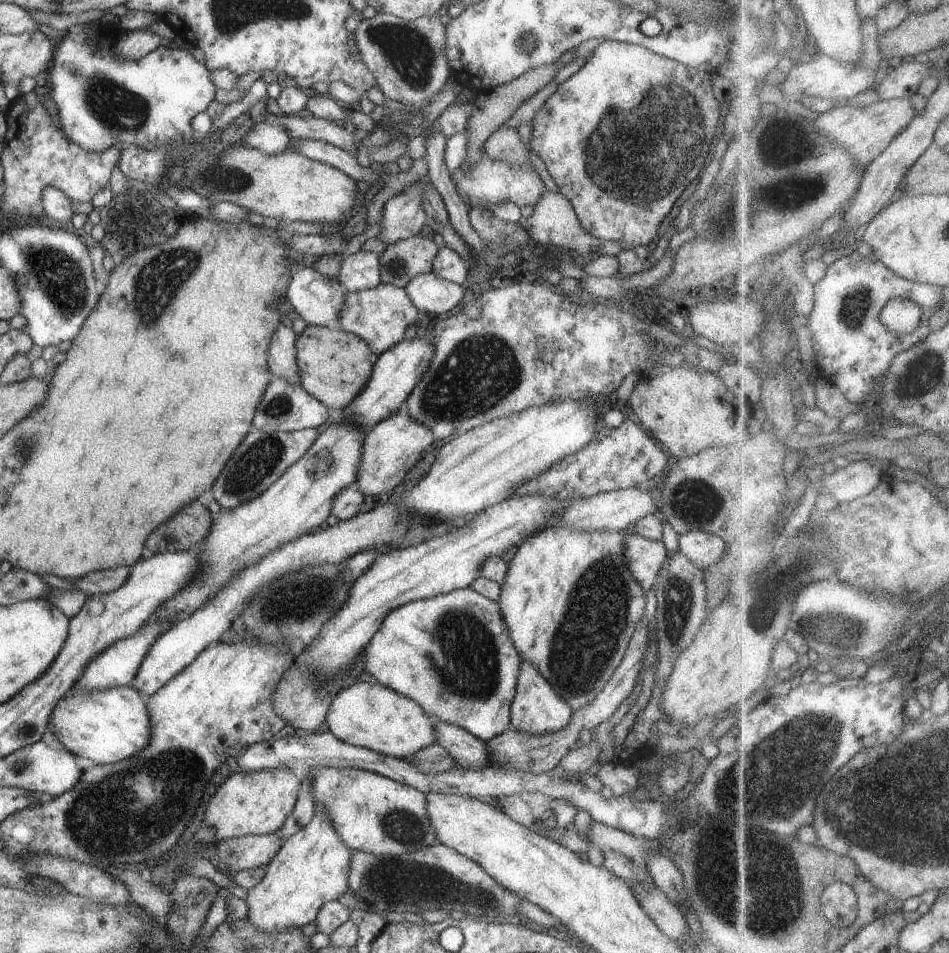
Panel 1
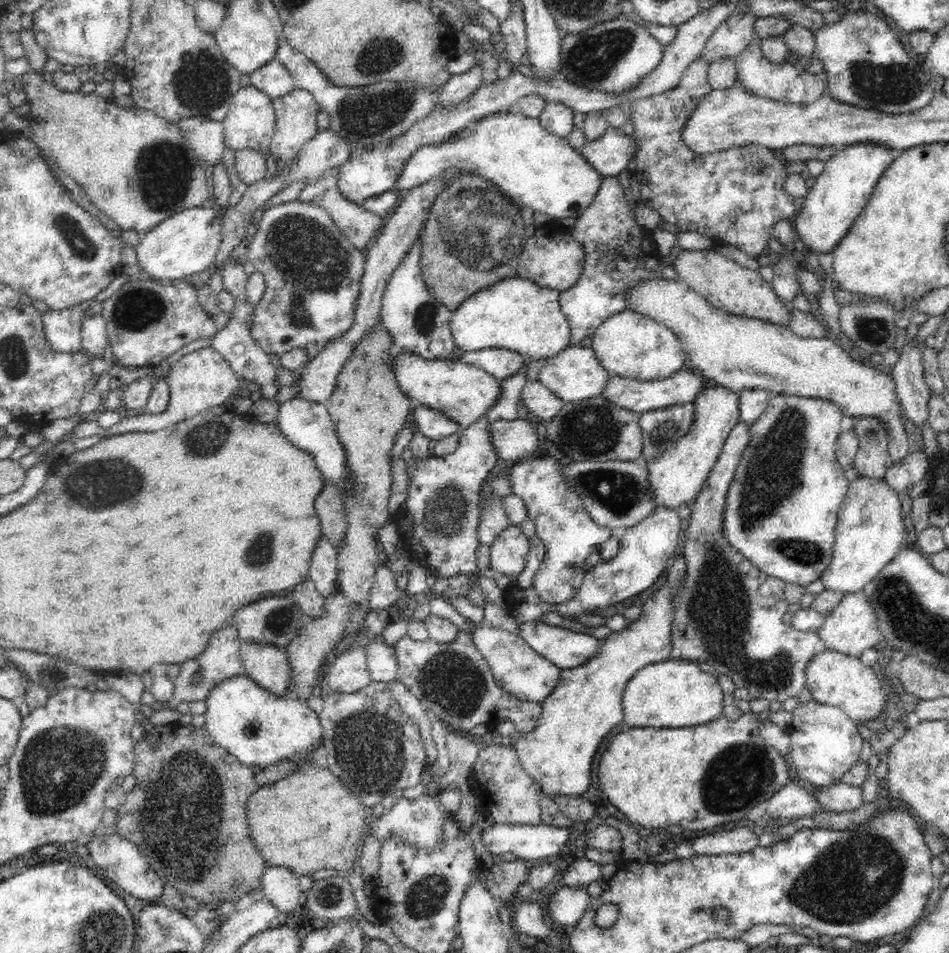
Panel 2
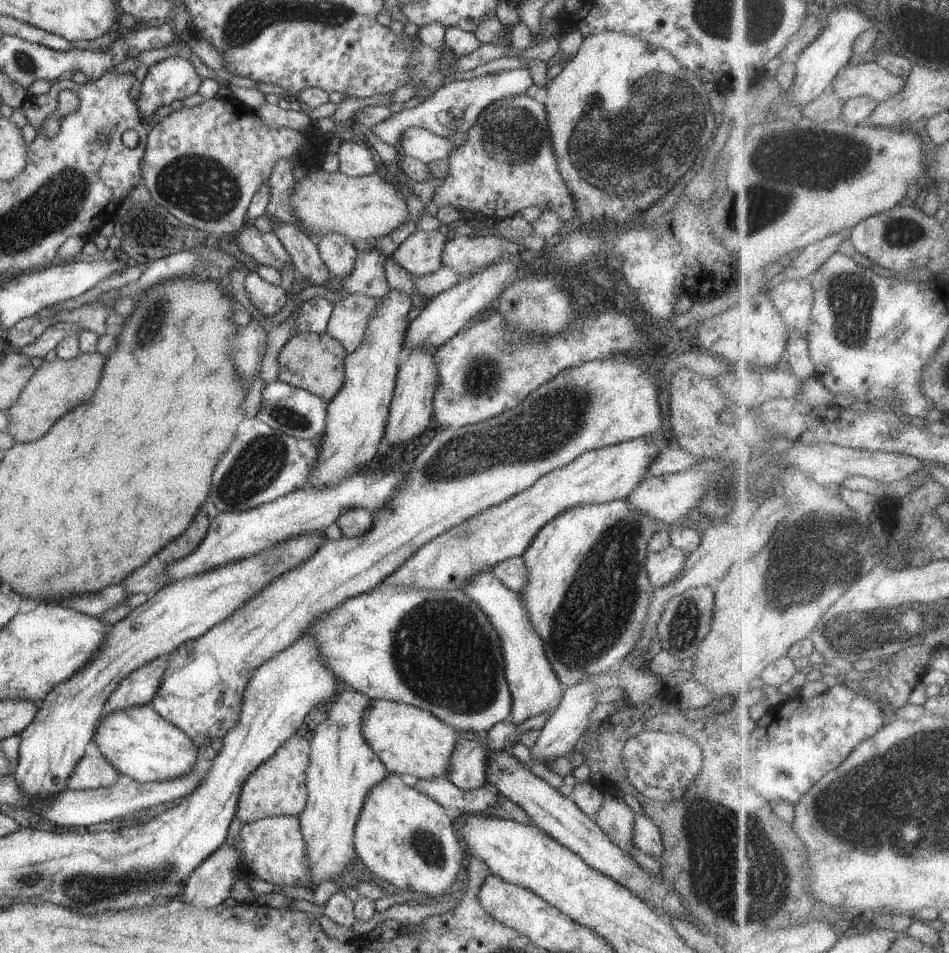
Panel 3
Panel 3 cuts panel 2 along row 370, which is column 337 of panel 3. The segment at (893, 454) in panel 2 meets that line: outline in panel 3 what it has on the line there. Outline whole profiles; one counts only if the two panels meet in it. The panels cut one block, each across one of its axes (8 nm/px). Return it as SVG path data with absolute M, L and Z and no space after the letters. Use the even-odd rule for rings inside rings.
M342 687L332 701L332 710L309 742L311 751L305 782L307 801L299 814L311 874L307 888L313 892L325 880L342 883L344 870L354 859L358 859L354 846L354 829L363 802L370 789L385 781L390 774L368 746L361 731L363 714L371 699L357 690Z

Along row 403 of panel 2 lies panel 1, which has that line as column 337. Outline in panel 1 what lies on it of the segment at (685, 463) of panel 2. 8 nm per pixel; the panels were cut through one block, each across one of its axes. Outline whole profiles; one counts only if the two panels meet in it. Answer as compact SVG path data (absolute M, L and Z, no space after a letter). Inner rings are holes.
M366 677L343 687L338 694L334 695L334 700L330 703L325 721L328 724L328 730L338 740L399 759L409 760L410 756L414 756L418 750L436 743L434 724L438 721L437 718L424 712L422 707L418 706L411 698L402 696L396 690L392 690L388 686L382 686L382 684Z

